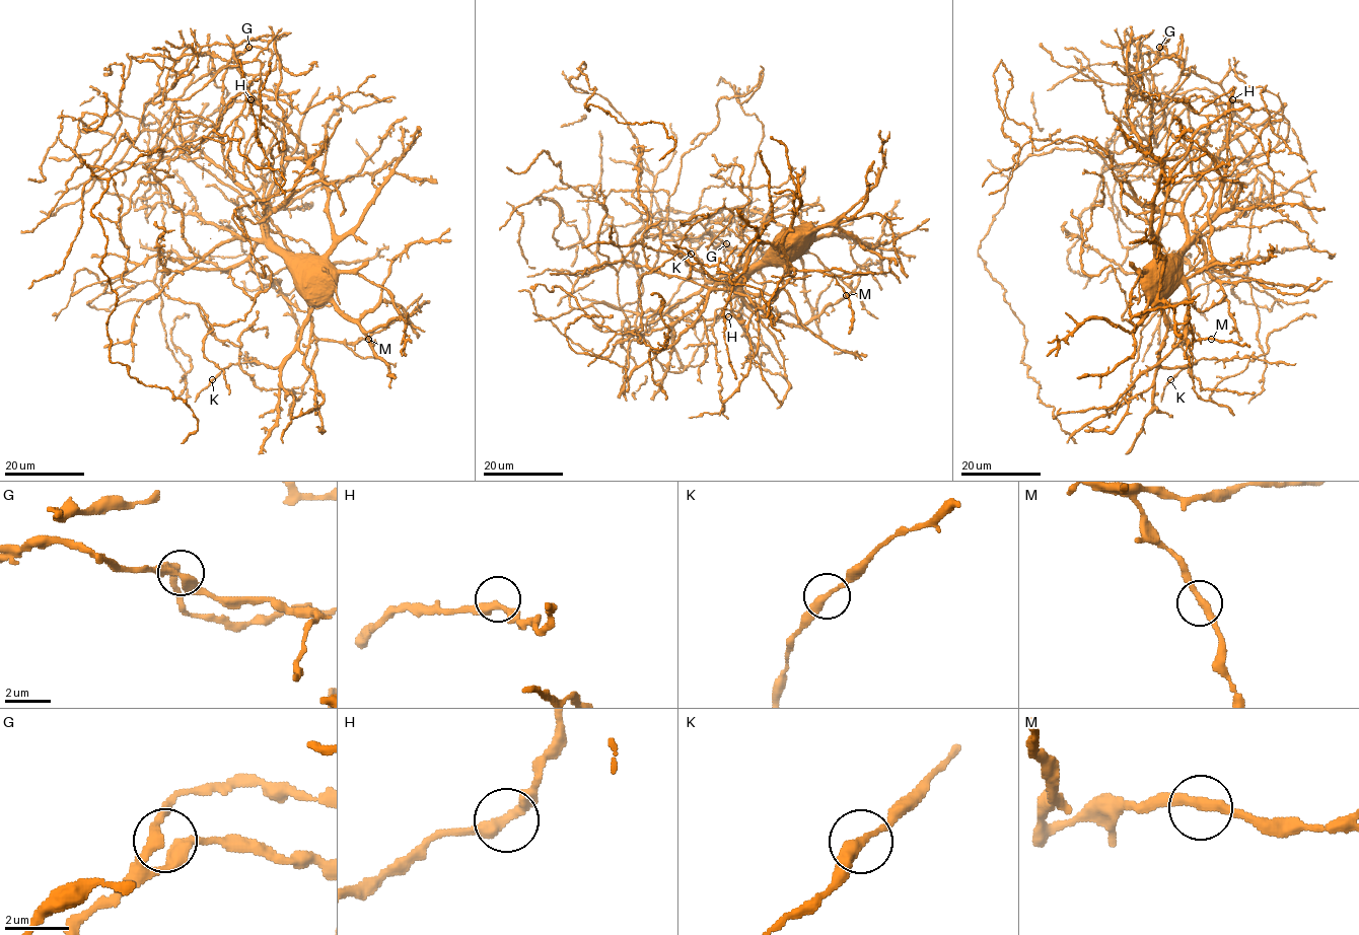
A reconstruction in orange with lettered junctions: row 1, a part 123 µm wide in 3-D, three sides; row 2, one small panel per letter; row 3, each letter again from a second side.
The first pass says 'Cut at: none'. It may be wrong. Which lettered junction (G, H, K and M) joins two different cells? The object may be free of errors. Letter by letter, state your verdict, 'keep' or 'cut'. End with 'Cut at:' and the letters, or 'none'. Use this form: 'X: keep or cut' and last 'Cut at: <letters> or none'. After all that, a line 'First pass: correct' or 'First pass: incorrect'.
G: keep
H: keep
K: keep
M: keep
Cut at: none
First pass: correct

